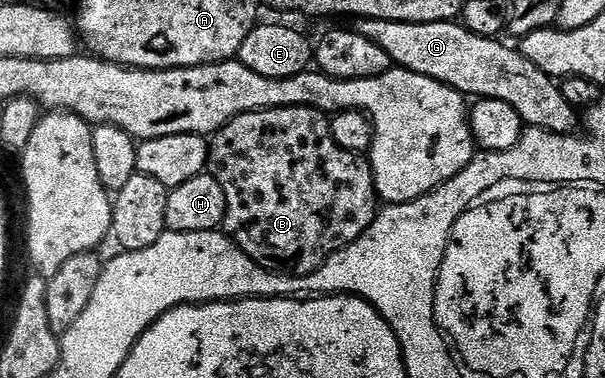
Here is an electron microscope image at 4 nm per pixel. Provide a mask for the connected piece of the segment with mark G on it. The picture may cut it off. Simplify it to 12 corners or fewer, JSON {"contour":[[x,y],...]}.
{"contour":[[357,19],[398,68],[578,130],[558,80],[457,21]]}

